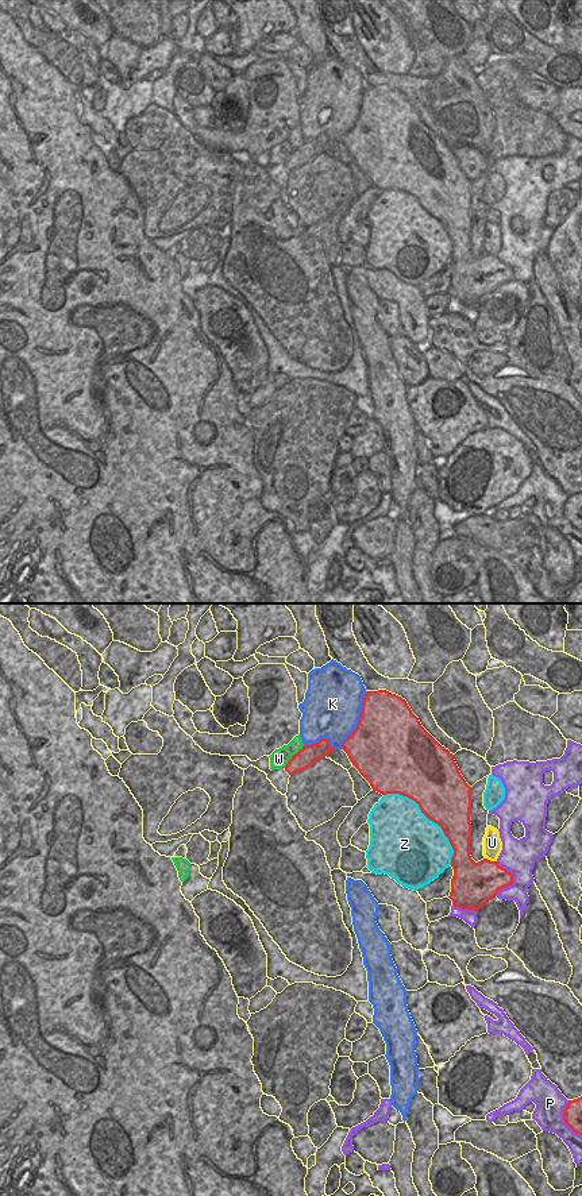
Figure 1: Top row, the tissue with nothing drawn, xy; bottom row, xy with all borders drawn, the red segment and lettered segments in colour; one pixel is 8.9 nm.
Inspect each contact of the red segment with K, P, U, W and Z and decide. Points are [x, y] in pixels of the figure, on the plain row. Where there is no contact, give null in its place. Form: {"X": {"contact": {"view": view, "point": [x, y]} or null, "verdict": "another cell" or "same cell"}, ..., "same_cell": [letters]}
{"K": {"contact": {"view": "xy", "point": [359, 115]}, "verdict": "another cell"}, "P": {"contact": {"view": "xy", "point": [512, 276]}, "verdict": "another cell"}, "U": {"contact": {"view": "xy", "point": [489, 255]}, "verdict": "another cell"}, "W": {"contact": {"view": "xy", "point": [292, 151]}, "verdict": "another cell"}, "Z": {"contact": {"view": "xy", "point": [430, 215]}, "verdict": "another cell"}, "same_cell": []}

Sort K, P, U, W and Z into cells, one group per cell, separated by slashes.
K / P / U / W / Z

